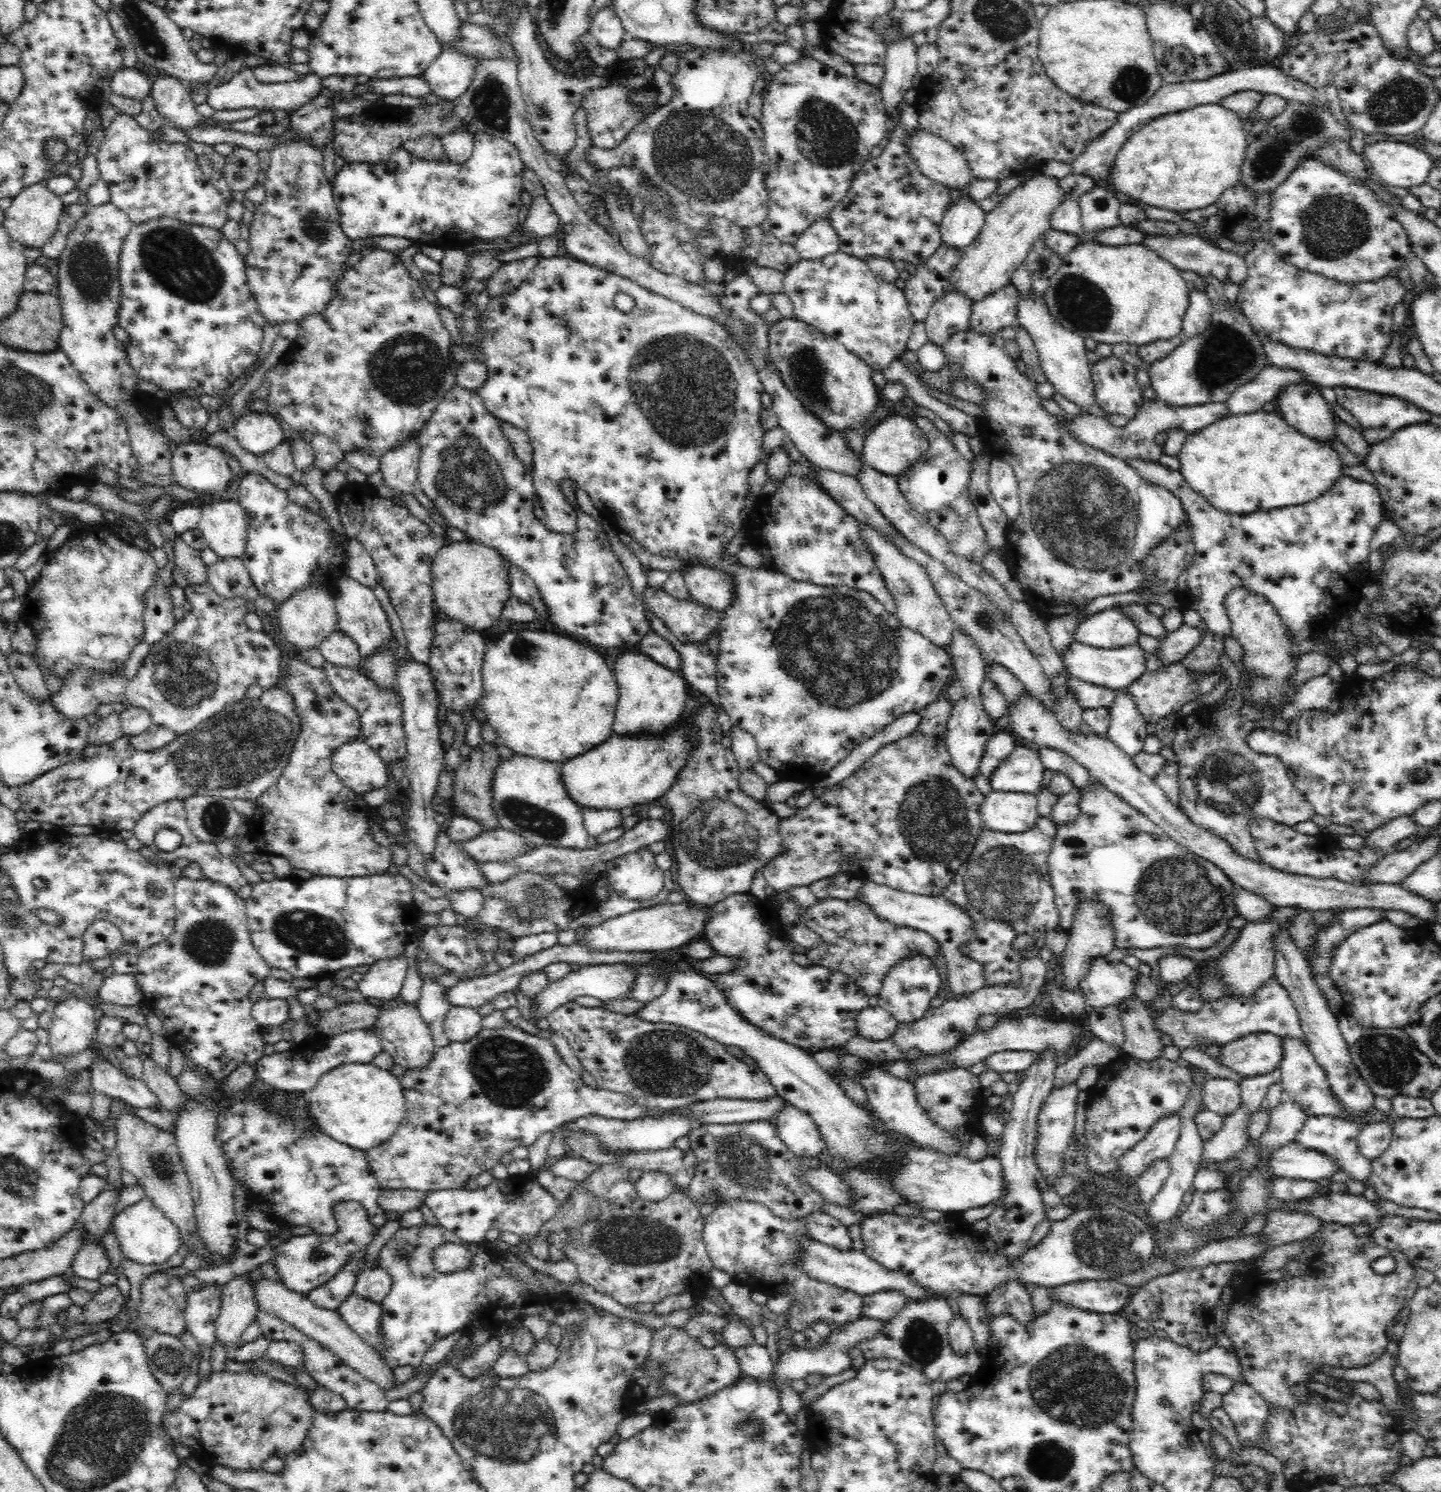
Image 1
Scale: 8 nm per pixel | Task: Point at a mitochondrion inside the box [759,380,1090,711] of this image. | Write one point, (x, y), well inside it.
(986, 620)

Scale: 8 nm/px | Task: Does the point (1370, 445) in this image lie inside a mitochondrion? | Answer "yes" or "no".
no

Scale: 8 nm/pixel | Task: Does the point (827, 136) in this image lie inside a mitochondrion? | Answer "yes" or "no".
yes

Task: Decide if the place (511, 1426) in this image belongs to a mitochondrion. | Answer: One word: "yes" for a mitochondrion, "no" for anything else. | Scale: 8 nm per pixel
yes

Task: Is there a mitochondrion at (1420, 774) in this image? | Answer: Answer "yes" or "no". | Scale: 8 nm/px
yes

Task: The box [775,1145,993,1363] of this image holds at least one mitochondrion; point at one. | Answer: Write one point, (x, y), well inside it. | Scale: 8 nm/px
(847, 1157)

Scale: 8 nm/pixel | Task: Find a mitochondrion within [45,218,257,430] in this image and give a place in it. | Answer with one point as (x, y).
(176, 259)

